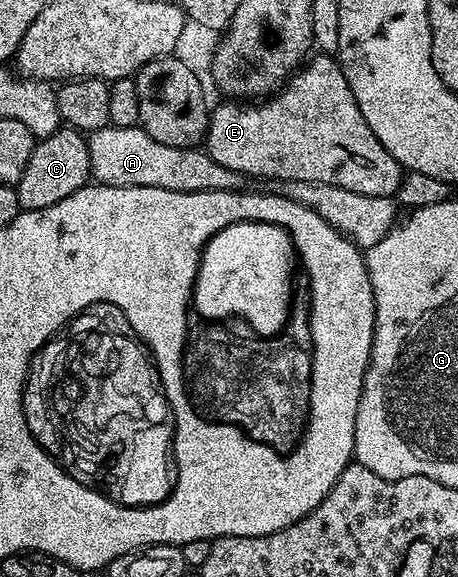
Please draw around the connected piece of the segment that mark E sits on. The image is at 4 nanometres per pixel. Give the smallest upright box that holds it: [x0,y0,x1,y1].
[204,54,402,196]

